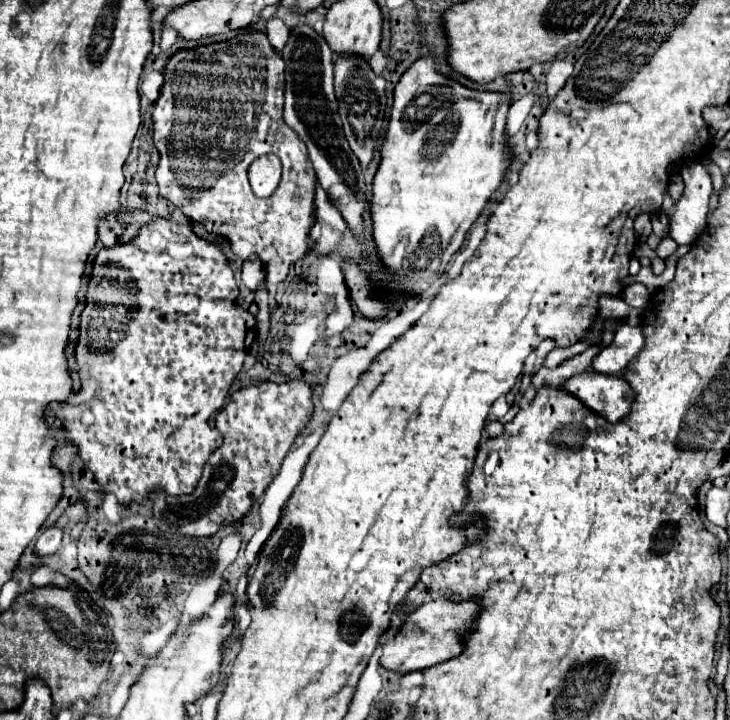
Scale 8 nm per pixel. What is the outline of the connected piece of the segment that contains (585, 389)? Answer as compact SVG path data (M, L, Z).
M584 371L570 377L560 385L560 389L580 399L590 411L596 411L596 415L608 419L610 423L618 423L630 411L630 387L622 377Z

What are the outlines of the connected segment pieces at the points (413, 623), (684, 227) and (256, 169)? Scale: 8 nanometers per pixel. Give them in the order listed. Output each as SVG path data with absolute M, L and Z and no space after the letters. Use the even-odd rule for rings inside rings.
M436 599L426 605L420 605L416 611L408 615L404 625L398 629L396 637L382 645L384 653L380 657L380 665L390 671L410 673L410 671L428 669L432 665L444 663L460 655L462 635L470 629L478 613L480 613L480 605L474 599L460 601L460 603L450 601L450 599Z
M690 163L682 167L684 193L674 205L674 213L668 217L668 235L678 245L690 245L706 229L708 199L712 195L712 179L704 165Z
M276 155L258 157L248 170L248 178L254 194L260 198L268 198L280 183L280 159Z

